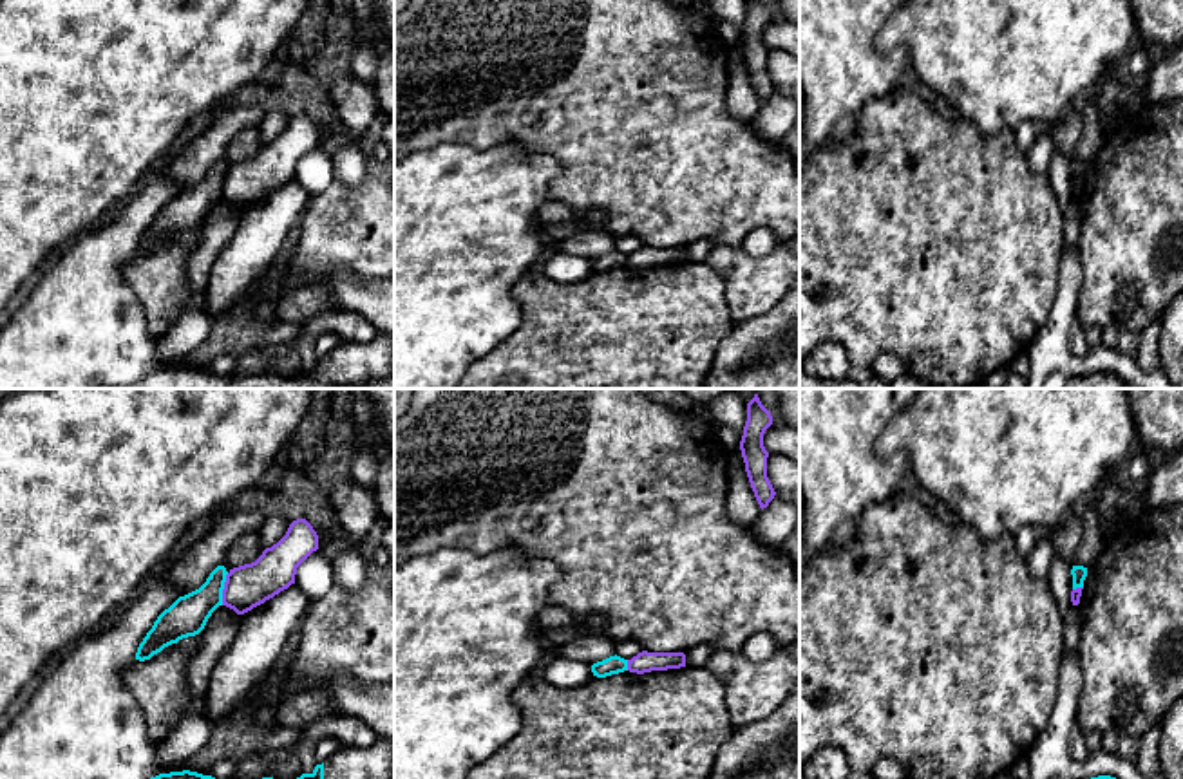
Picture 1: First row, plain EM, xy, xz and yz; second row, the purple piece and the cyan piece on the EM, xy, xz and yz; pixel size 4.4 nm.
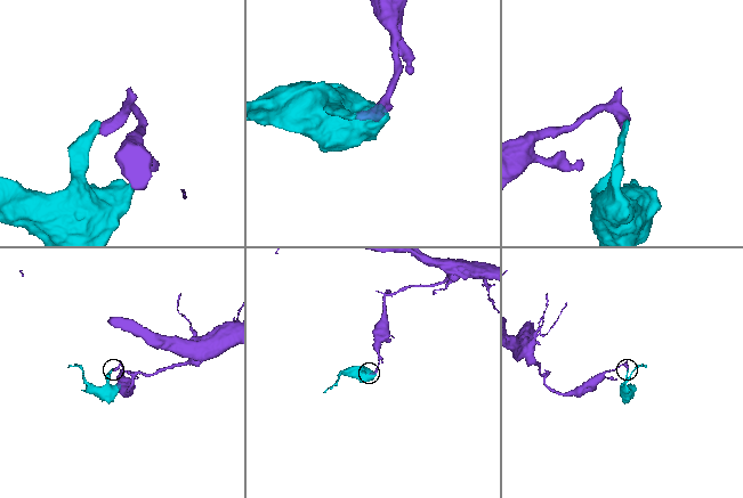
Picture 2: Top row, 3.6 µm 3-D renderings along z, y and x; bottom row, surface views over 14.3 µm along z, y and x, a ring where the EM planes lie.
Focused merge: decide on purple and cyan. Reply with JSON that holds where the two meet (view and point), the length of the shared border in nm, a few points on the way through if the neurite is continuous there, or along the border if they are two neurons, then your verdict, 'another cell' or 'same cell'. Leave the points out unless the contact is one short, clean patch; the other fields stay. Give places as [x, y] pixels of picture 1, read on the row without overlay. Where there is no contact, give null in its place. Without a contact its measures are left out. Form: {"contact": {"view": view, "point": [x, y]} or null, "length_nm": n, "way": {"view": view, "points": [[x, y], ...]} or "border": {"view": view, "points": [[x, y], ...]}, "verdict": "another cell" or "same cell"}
{"contact": {"view": "xy", "point": [223, 185]}, "length_nm": 150, "border": {"view": "xy", "points": [[228, 168], [223, 179], [221, 199]]}, "verdict": "another cell"}

